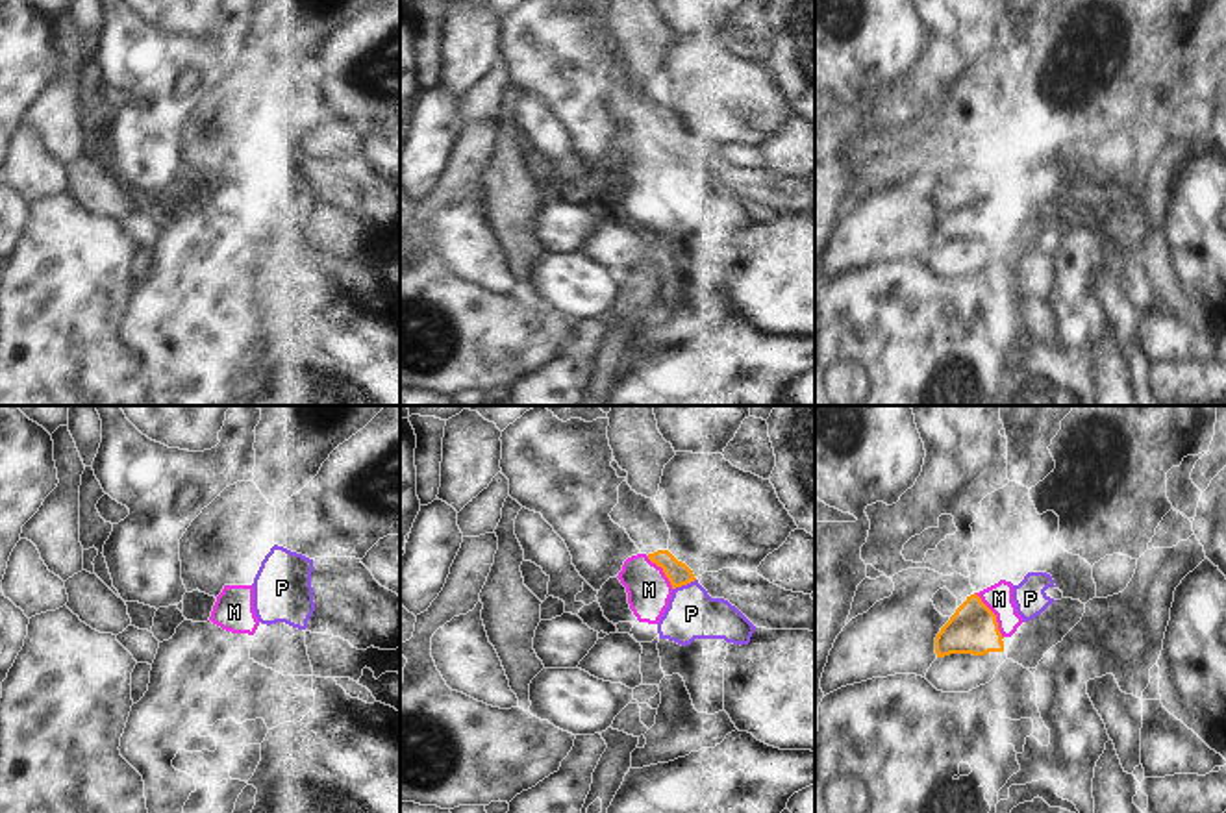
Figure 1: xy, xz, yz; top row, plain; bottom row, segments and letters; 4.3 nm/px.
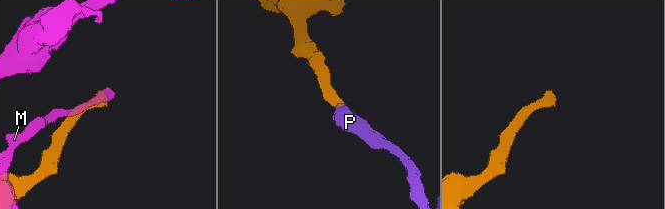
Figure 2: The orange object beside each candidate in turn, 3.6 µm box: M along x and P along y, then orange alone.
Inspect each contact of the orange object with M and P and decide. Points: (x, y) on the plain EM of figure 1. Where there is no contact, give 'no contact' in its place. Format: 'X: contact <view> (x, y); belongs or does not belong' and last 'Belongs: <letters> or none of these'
M: contact yz (995, 200); does not belong
P: contact xz (684, 169); belongs
Belongs: P

